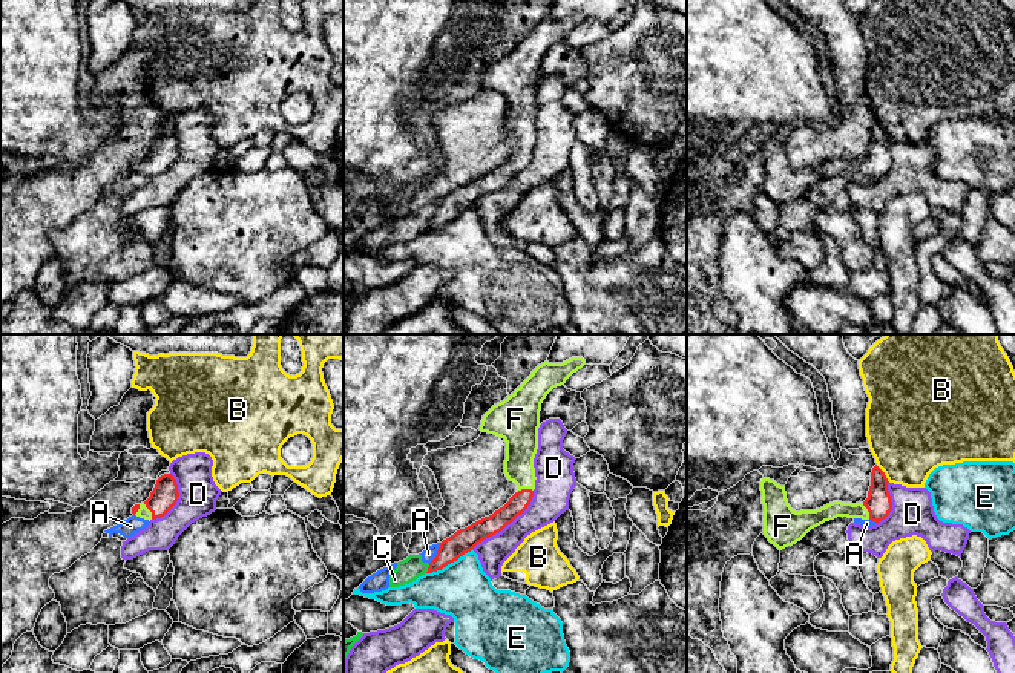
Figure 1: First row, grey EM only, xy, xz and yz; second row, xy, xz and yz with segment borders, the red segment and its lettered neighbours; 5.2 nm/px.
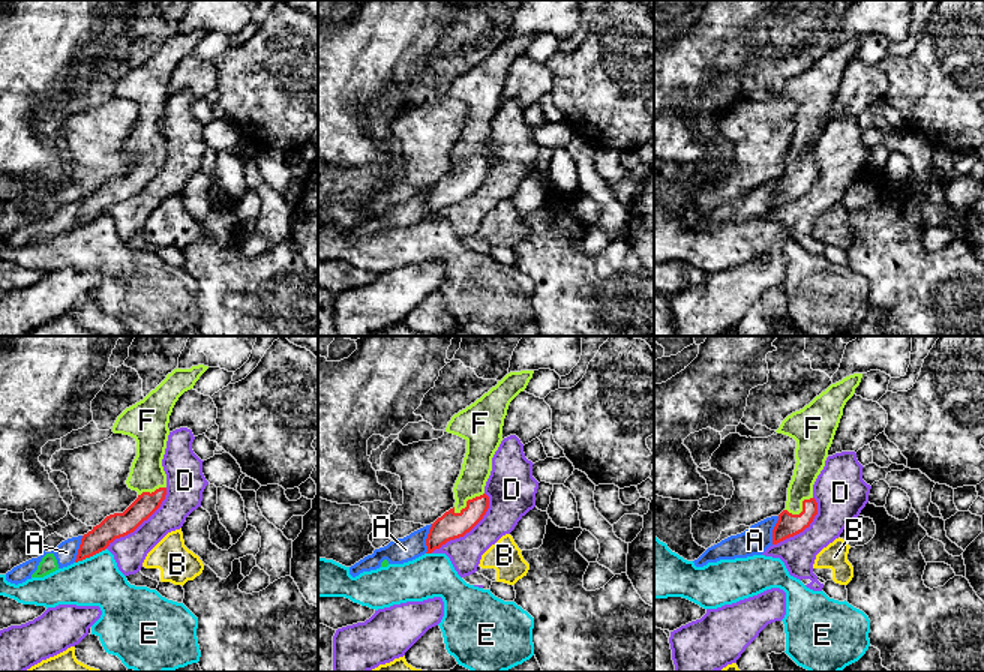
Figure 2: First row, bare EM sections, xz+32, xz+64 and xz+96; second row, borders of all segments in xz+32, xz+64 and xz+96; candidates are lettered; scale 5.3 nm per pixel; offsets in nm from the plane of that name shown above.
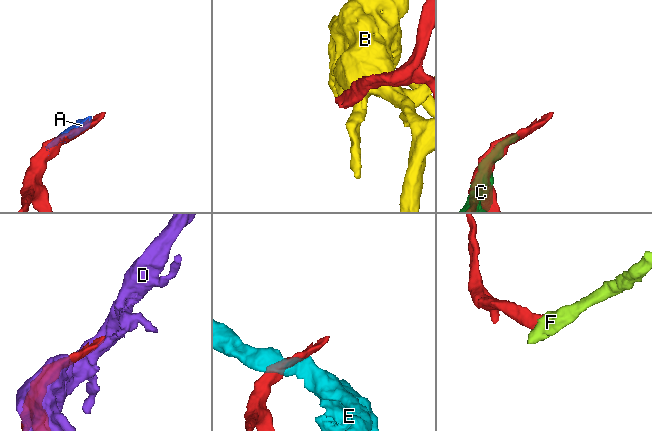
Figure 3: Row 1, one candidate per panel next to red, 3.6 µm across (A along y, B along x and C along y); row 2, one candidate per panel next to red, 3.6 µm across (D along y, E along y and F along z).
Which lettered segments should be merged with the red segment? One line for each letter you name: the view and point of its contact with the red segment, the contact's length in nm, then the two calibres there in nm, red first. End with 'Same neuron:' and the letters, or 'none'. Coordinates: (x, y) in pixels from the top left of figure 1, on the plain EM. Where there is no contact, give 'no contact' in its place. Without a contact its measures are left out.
F: xy (149, 166) | 100 nm | 140/60 nm
Same neuron: F

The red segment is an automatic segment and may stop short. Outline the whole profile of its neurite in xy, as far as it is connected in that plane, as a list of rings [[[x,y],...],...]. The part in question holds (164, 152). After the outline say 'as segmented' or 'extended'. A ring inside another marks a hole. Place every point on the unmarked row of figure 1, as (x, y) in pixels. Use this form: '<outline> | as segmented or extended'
[[[164,130],[156,136],[150,153],[132,164],[132,170],[149,178],[161,175],[176,161],[178,153],[176,136],[172,130]]] | extended

